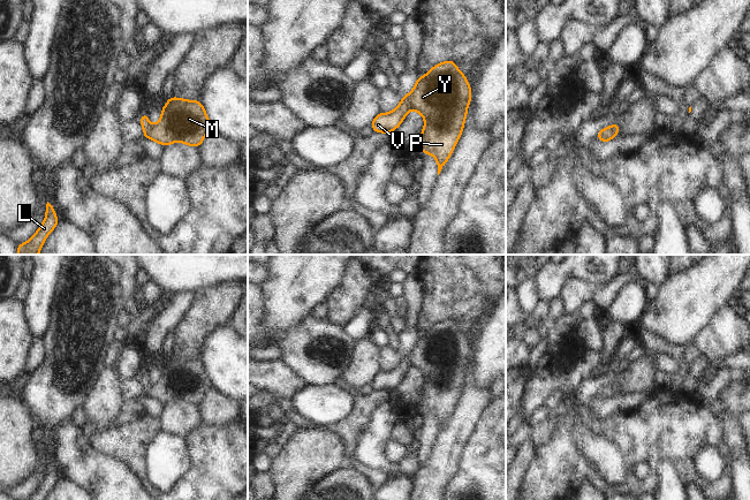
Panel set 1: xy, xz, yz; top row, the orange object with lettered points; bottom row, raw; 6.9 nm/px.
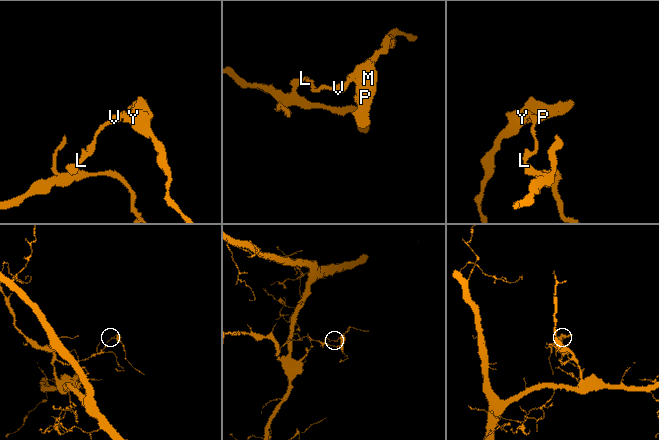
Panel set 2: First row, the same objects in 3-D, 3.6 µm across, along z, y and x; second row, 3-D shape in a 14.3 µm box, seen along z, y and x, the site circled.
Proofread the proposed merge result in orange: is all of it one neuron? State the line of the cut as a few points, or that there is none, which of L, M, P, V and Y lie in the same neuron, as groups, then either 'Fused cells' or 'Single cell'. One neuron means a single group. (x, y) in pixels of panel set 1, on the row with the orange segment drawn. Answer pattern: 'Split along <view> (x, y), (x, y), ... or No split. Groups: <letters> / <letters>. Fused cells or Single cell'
Split along xz (402, 97), (411, 107). Groups: L V / M P Y. Fused cells.

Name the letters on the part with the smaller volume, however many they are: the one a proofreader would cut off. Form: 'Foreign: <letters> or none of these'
Foreign: M, P, Y.

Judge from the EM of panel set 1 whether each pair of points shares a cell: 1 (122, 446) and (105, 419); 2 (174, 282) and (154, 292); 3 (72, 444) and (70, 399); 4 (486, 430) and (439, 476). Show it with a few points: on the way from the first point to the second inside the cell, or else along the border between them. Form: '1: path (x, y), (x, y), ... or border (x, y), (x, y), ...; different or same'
1: border (118, 425), (111, 430), (96, 431); different
2: border (149, 279), (161, 292); different
3: border (69, 419), (66, 419), (55, 427), (53, 441); different
4: border (472, 432), (462, 449), (457, 470), (449, 482); different

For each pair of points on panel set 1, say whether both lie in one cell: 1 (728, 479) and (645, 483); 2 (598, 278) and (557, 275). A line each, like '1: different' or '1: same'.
1: same
2: same

